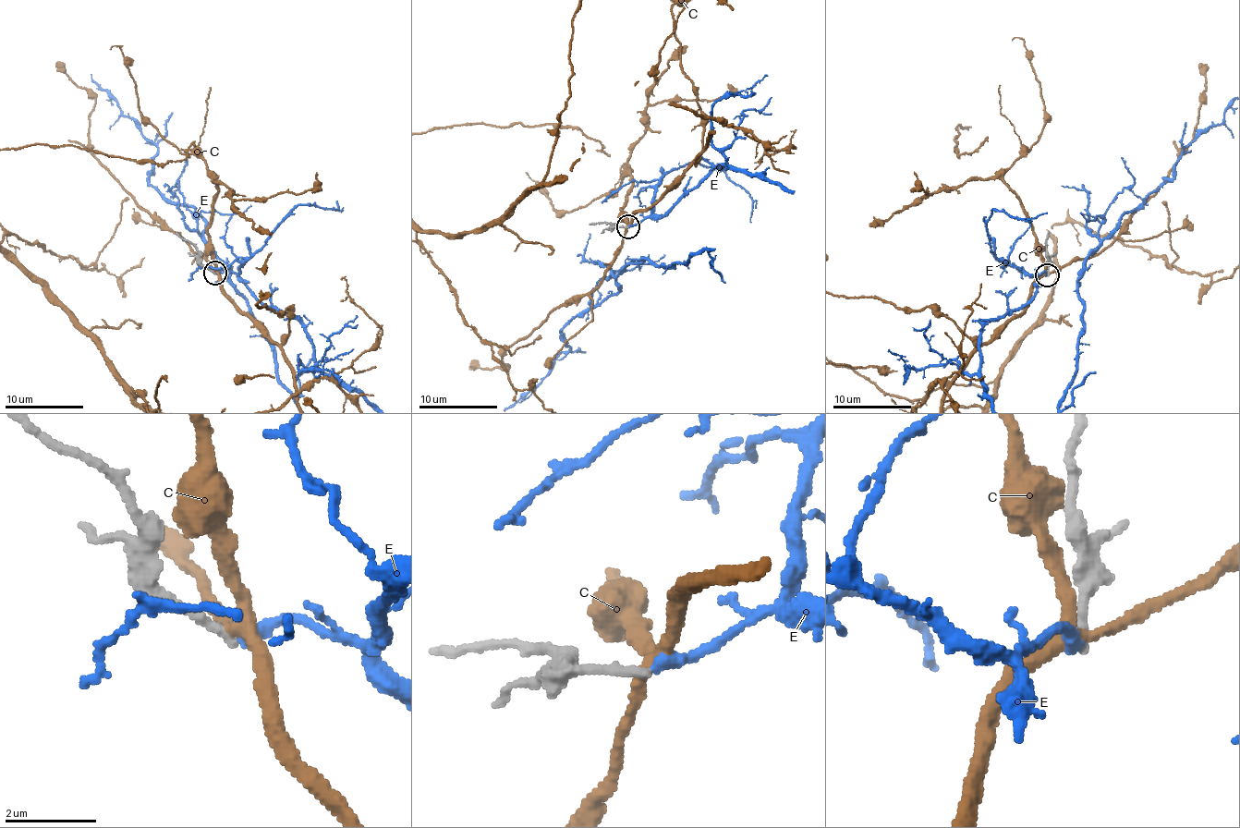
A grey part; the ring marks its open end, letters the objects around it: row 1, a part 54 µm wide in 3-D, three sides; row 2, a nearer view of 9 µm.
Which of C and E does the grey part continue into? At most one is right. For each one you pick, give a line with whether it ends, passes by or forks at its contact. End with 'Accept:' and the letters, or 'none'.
Accept: none

